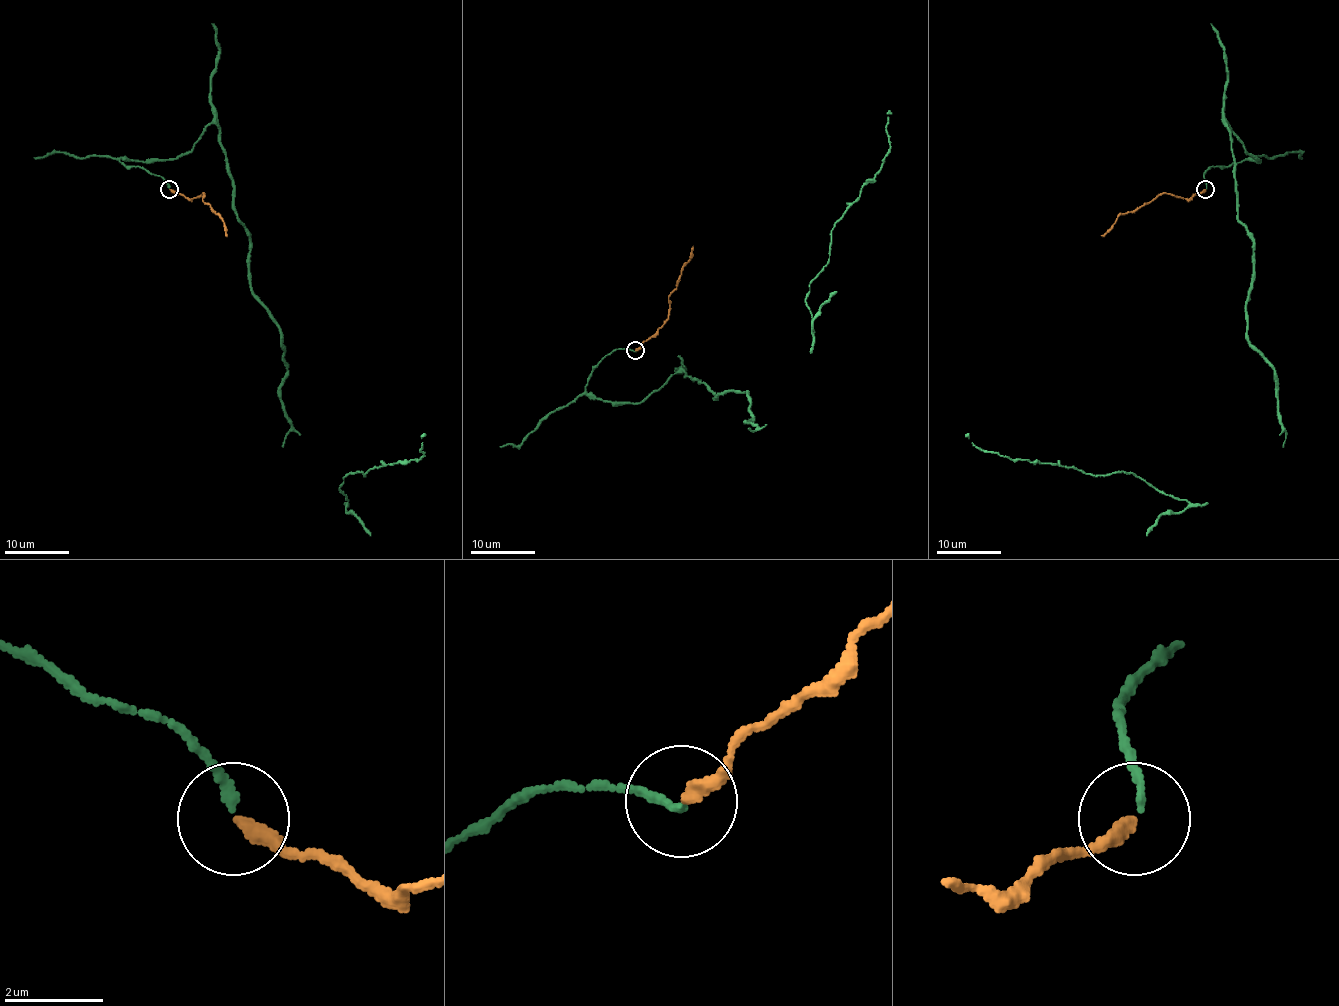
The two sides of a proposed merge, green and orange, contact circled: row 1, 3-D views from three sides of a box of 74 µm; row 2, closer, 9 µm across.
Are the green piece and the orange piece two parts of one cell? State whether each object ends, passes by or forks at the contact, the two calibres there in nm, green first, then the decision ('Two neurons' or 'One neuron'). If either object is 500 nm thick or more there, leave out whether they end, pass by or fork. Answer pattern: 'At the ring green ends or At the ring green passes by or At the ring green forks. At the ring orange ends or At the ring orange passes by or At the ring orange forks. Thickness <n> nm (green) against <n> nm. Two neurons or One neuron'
At the ring green ends. At the ring orange ends. Thickness 150 nm (green) against 300 nm. One neuron

